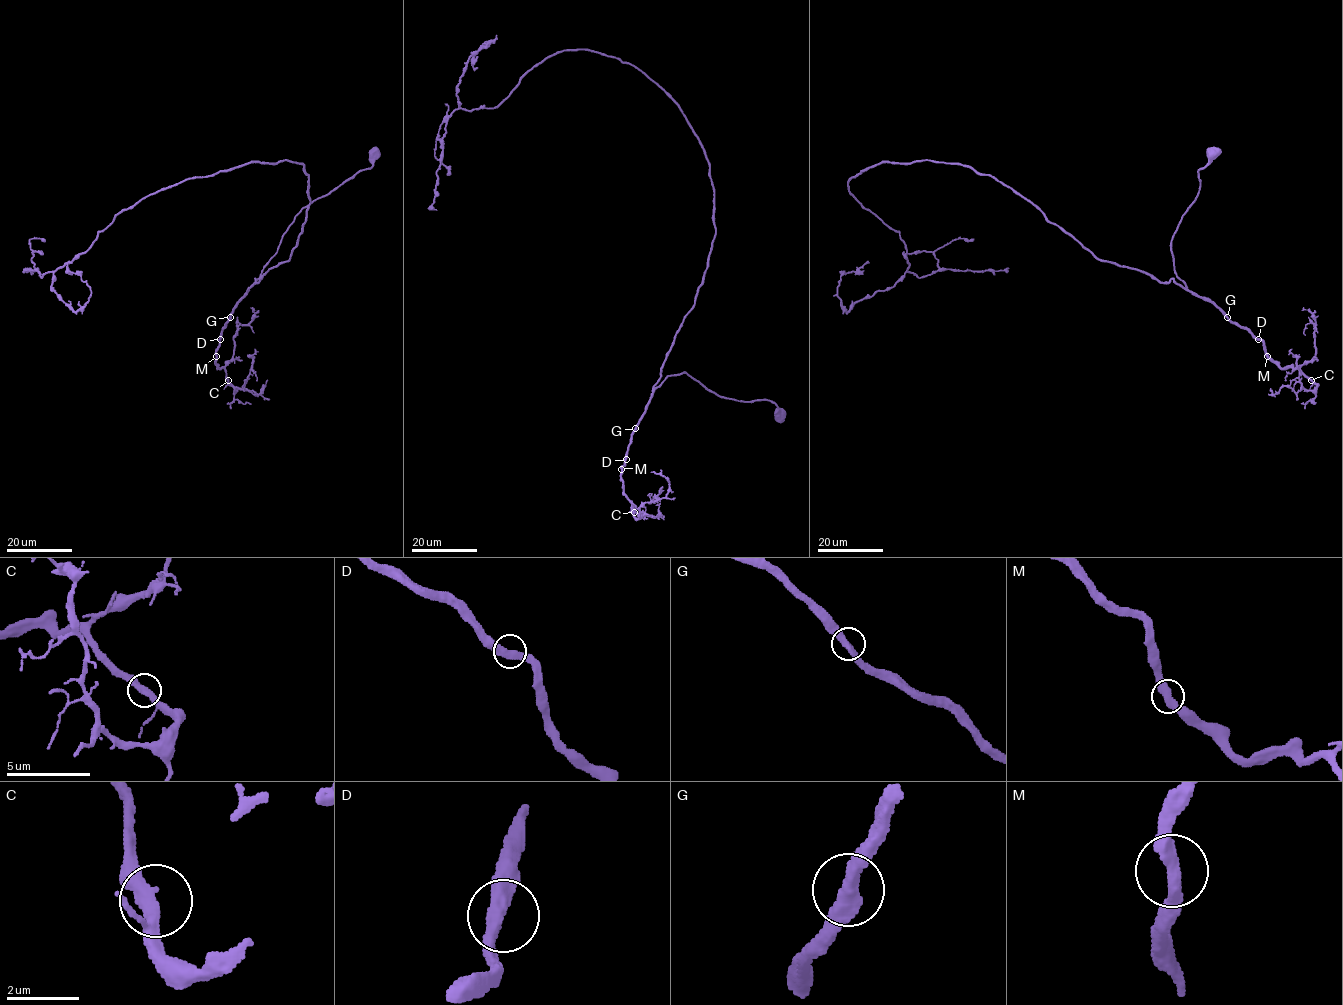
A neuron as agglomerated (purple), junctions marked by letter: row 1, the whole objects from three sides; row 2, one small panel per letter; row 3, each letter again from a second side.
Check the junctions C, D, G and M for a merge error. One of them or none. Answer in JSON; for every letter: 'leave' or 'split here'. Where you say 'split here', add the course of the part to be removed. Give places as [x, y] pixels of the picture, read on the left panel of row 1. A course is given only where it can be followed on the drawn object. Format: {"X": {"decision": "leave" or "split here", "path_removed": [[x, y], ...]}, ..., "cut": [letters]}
{"C": {"decision": "leave"}, "D": {"decision": "leave"}, "G": {"decision": "leave"}, "M": {"decision": "leave"}, "cut": []}

